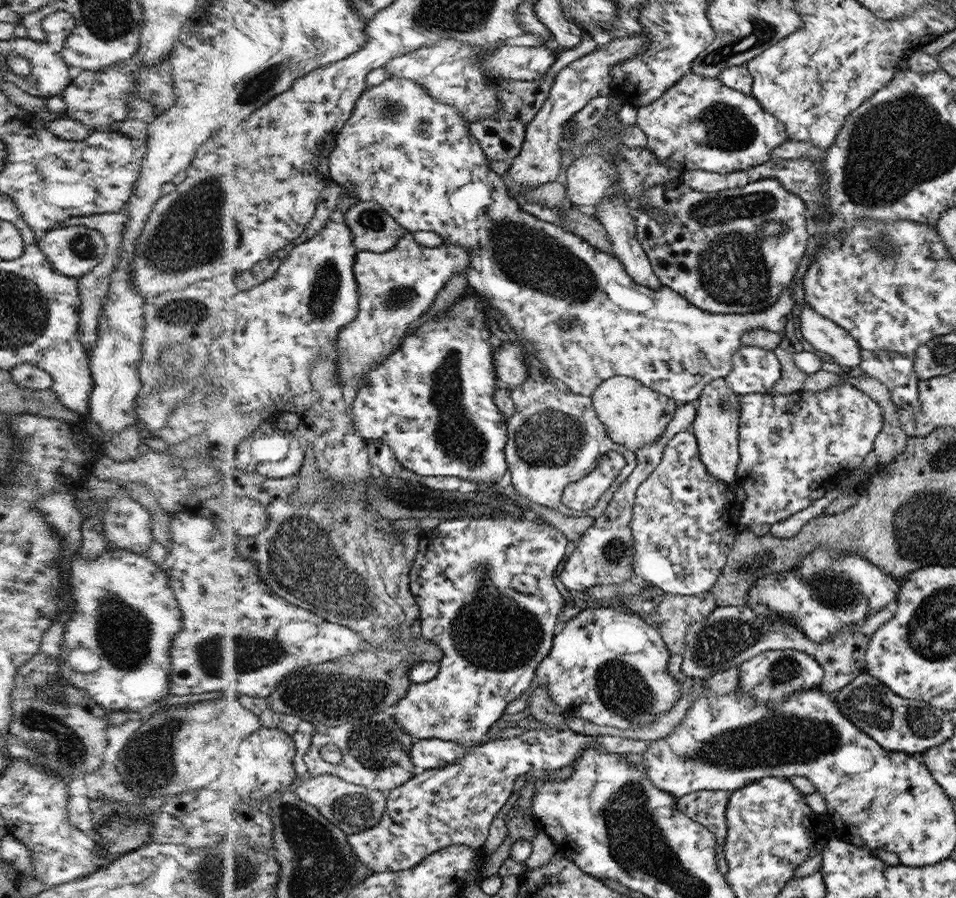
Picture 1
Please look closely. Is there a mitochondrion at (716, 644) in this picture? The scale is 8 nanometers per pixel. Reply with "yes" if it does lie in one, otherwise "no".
yes

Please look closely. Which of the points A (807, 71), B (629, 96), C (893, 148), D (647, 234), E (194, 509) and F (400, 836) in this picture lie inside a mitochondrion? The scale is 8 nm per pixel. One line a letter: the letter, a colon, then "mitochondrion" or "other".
A: other
B: other
C: mitochondrion
D: other
E: other
F: other

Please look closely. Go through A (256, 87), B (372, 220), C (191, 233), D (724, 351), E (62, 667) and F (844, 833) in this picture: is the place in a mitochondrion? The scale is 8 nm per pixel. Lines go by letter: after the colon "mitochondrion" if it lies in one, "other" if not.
A: mitochondrion
B: mitochondrion
C: mitochondrion
D: other
E: other
F: other

